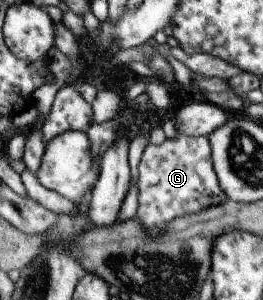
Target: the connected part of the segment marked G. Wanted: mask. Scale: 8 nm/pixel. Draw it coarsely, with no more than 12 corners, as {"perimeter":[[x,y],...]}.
{"perimeter":[[206,136],[147,143],[135,218],[160,233],[226,198]]}

